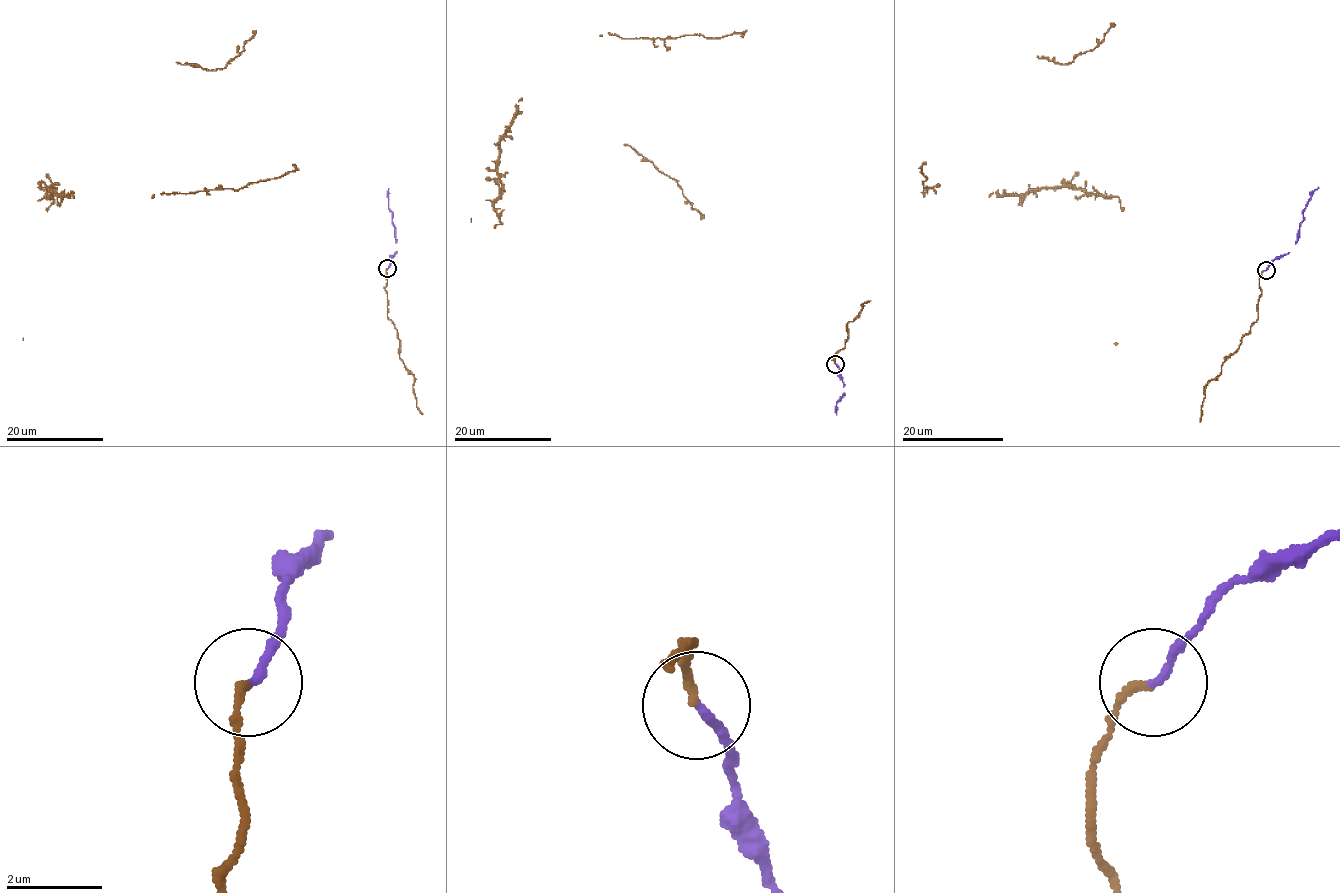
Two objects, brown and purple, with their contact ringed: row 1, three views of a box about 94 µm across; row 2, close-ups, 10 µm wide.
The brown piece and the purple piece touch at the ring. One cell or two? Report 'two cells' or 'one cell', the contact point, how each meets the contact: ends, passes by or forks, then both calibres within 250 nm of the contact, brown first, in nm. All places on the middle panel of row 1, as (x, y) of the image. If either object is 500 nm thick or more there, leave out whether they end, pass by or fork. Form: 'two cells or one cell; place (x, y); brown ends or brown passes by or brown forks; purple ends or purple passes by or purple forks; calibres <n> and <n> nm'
one cell; place (835, 364); brown ends; purple ends; calibres 160 and 170 nm

